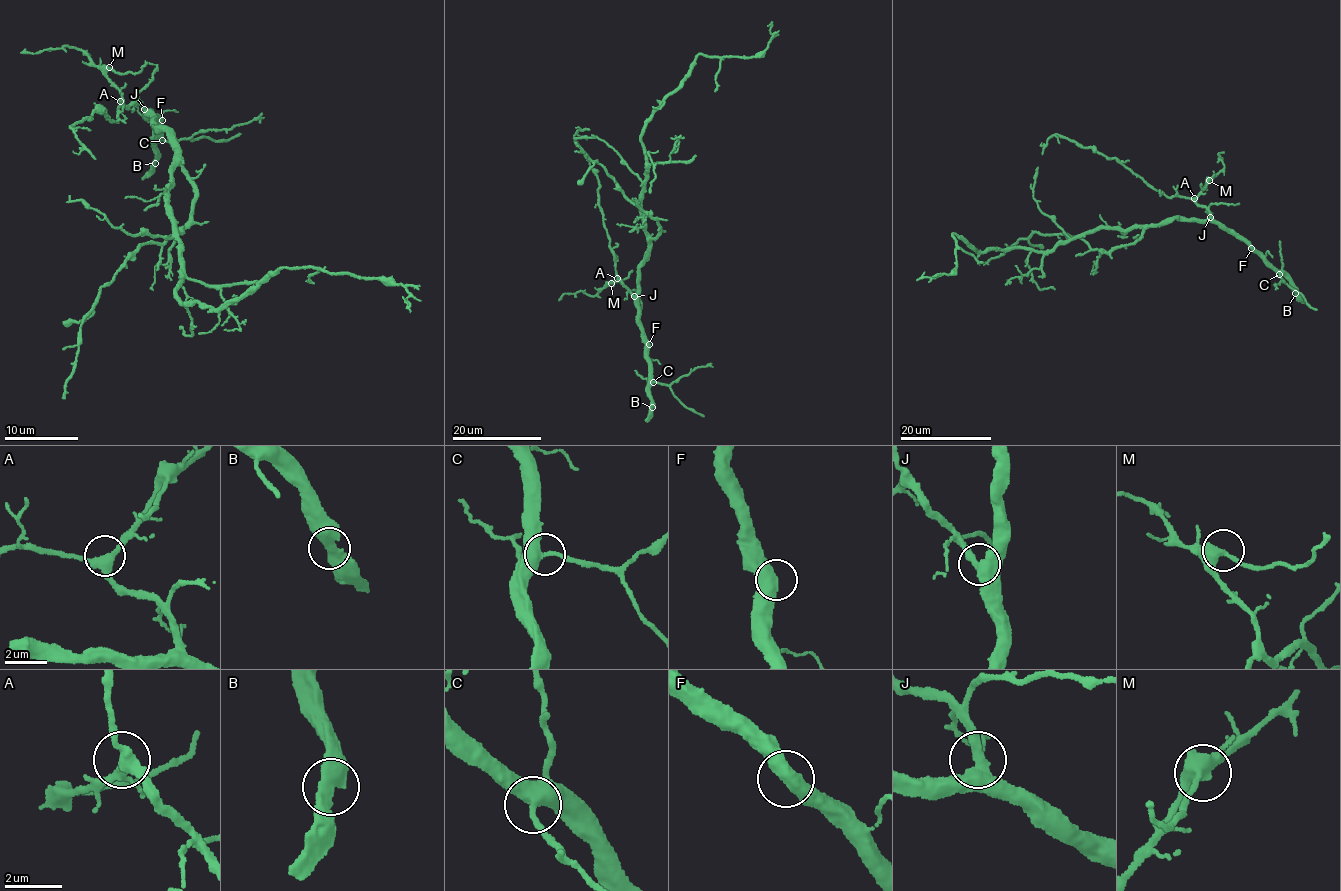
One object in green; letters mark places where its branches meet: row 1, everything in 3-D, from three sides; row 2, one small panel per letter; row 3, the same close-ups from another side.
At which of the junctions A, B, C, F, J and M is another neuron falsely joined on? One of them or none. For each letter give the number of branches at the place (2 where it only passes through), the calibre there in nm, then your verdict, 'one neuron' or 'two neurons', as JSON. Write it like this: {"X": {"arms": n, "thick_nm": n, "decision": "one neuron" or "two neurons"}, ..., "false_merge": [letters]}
{"A": {"arms": 3, "thick_nm": 320, "decision": "one neuron"}, "B": {"arms": 2, "thick_nm": 440, "decision": "one neuron"}, "C": {"arms": 3, "thick_nm": 360, "decision": "one neuron"}, "F": {"arms": 2, "thick_nm": 500, "decision": "one neuron"}, "J": {"arms": 3, "thick_nm": 380, "decision": "one neuron"}, "M": {"arms": 3, "thick_nm": 360, "decision": "one neuron"}, "false_merge": []}

